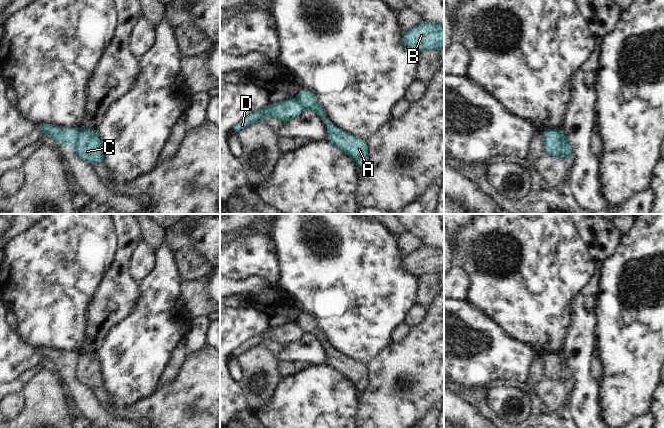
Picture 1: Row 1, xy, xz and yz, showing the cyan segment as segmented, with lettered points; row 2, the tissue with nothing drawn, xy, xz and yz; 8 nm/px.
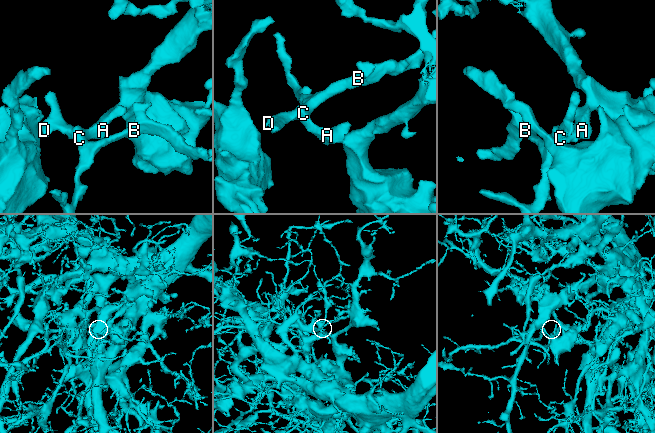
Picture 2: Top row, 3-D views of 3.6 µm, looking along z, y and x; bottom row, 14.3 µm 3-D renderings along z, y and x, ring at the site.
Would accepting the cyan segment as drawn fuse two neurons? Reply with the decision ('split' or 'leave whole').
split

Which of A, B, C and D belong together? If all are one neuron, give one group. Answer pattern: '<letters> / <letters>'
A B C / D

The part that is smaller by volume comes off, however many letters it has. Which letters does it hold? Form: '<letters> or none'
D

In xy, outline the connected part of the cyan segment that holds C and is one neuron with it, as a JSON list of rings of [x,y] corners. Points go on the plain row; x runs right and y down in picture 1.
[[[78,353],[76,378],[90,389],[104,387],[102,368],[93,353]]]

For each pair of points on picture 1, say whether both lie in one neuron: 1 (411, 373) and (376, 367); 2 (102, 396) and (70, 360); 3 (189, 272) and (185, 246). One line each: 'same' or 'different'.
1: same
2: different
3: same

